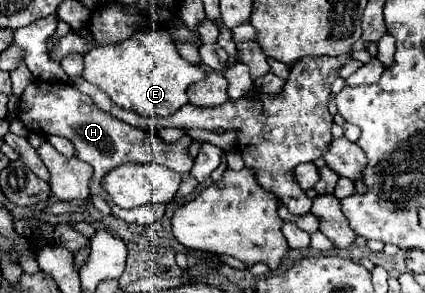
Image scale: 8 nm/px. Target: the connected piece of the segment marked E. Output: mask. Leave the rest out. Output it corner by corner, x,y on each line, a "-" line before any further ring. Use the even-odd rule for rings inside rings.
160,29
138,31
132,39
126,39
114,47
94,47
84,55
82,77
102,89
118,107
126,111
136,111
142,117
166,117
188,103
186,89
206,79
206,71
184,61
170,33
166,29

